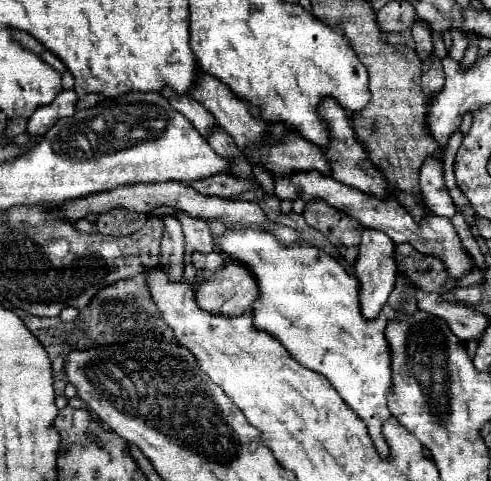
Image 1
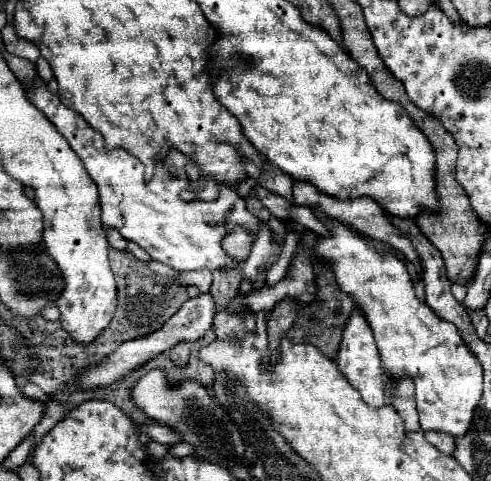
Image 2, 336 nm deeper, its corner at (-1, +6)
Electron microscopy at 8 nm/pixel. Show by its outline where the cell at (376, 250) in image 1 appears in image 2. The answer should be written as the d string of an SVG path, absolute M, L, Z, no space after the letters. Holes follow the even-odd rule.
M355 306L355 314L351 314L351 322L347 322L347 330L343 330L343 342L337 354L337 366L351 382L355 390L359 390L361 398L369 406L383 406L385 404L385 372L381 366L379 350L373 340L373 330L365 318L365 314Z

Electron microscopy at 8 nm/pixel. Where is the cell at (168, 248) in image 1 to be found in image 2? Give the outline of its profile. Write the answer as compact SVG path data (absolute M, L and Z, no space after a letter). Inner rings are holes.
M179 342L177 346L173 346L171 350L165 352L167 358L171 358L173 362L177 362L179 366L185 366L189 360L189 344L187 342Z

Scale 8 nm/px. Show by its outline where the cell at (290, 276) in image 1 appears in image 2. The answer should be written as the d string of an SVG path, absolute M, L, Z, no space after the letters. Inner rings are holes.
M41 78L35 80L35 88L29 90L29 96L31 102L43 114L47 114L47 118L65 136L65 140L83 160L89 176L97 184L99 204L103 208L103 224L119 230L123 238L137 242L153 260L163 262L179 272L199 268L207 268L209 272L225 268L237 270L243 276L243 280L249 282L257 282L259 274L267 274L271 266L279 260L283 242L275 240L273 230L269 228L267 222L249 214L249 210L245 208L245 200L229 186L221 184L219 198L211 202L181 198L183 190L193 190L193 182L187 178L185 170L187 164L191 164L191 160L179 150L169 150L165 158L159 158L155 162L153 178L147 178L143 172L143 164L135 156L131 156L123 148L107 150L103 134L87 126L87 122L83 122L83 118L79 118L75 110L67 110L67 106L59 102L59 96L47 90ZM171 170L175 170L175 174ZM235 226L245 228L253 236L253 246L245 260L231 258L221 244L221 240Z

